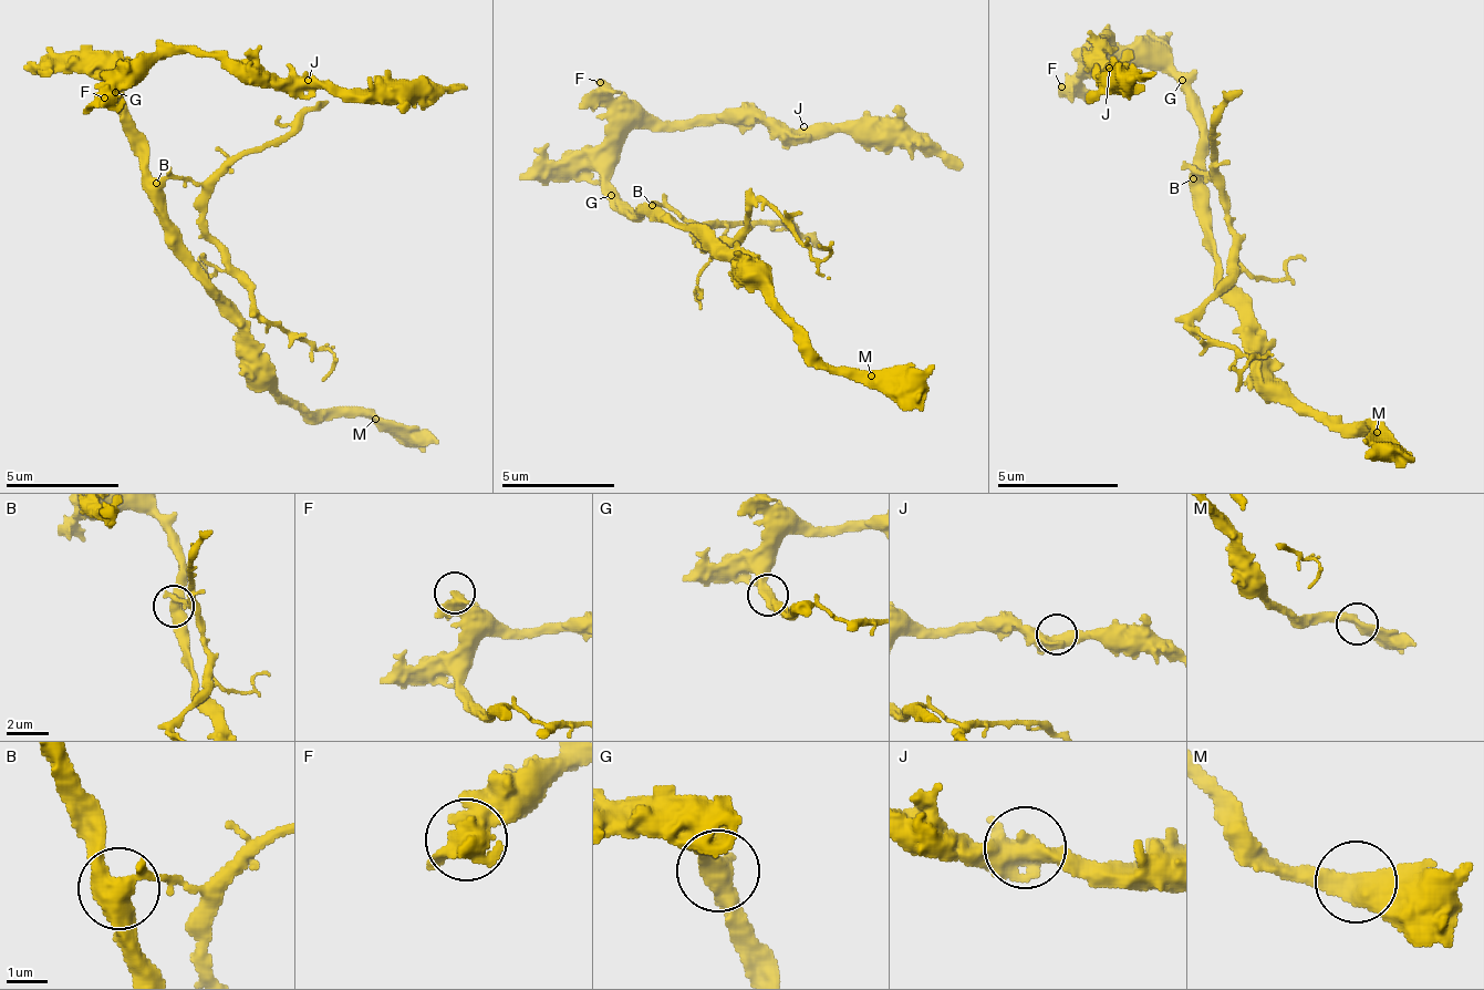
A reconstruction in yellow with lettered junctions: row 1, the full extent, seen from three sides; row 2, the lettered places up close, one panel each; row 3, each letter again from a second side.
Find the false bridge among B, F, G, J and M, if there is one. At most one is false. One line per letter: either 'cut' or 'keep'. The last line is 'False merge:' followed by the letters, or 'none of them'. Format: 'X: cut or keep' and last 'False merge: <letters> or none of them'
B: cut
F: keep
G: keep
J: keep
M: keep
False merge: B

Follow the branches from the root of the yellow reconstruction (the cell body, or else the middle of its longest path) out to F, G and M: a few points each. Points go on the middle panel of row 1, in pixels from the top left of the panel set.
F: (645, 212), (634, 212), (611, 183), (611, 93), (600, 82)
G: (645, 212), (634, 212), (611, 195)
M: (645, 212), (662, 223), (691, 228), (775, 308), (826, 364), (837, 370), (865, 370), (871, 375)

